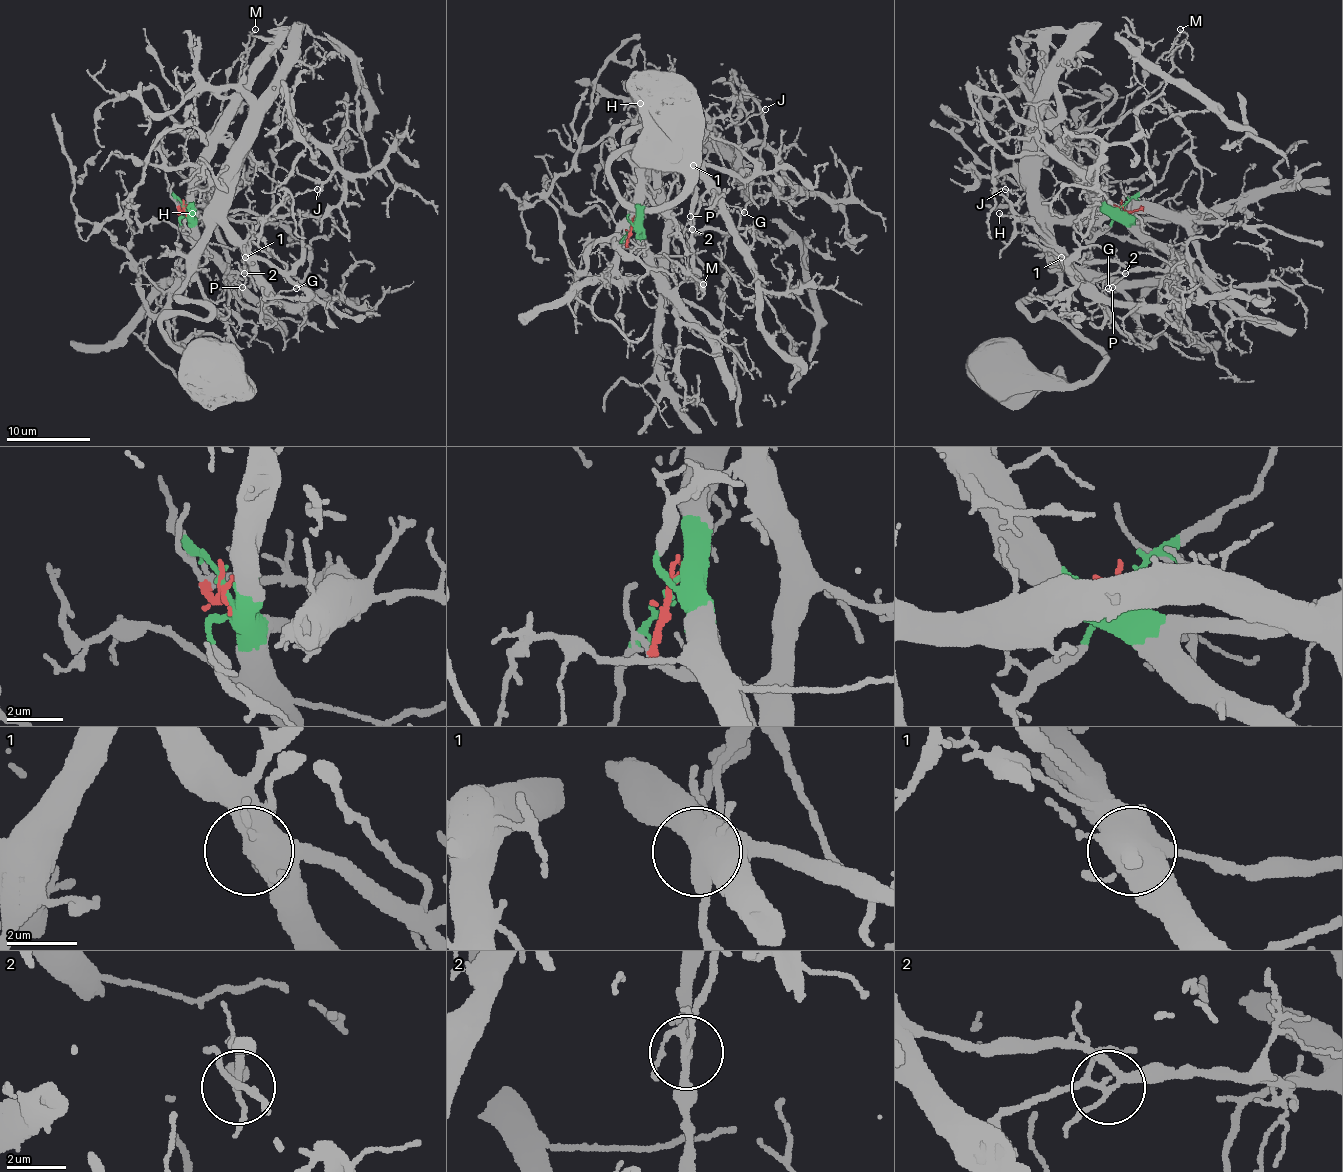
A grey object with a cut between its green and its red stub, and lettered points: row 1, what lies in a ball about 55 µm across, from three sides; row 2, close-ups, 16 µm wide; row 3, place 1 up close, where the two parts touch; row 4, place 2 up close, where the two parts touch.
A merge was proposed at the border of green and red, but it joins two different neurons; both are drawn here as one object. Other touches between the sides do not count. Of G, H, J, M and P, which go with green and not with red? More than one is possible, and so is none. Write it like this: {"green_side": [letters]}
{"green_side": ["M", "P"]}

